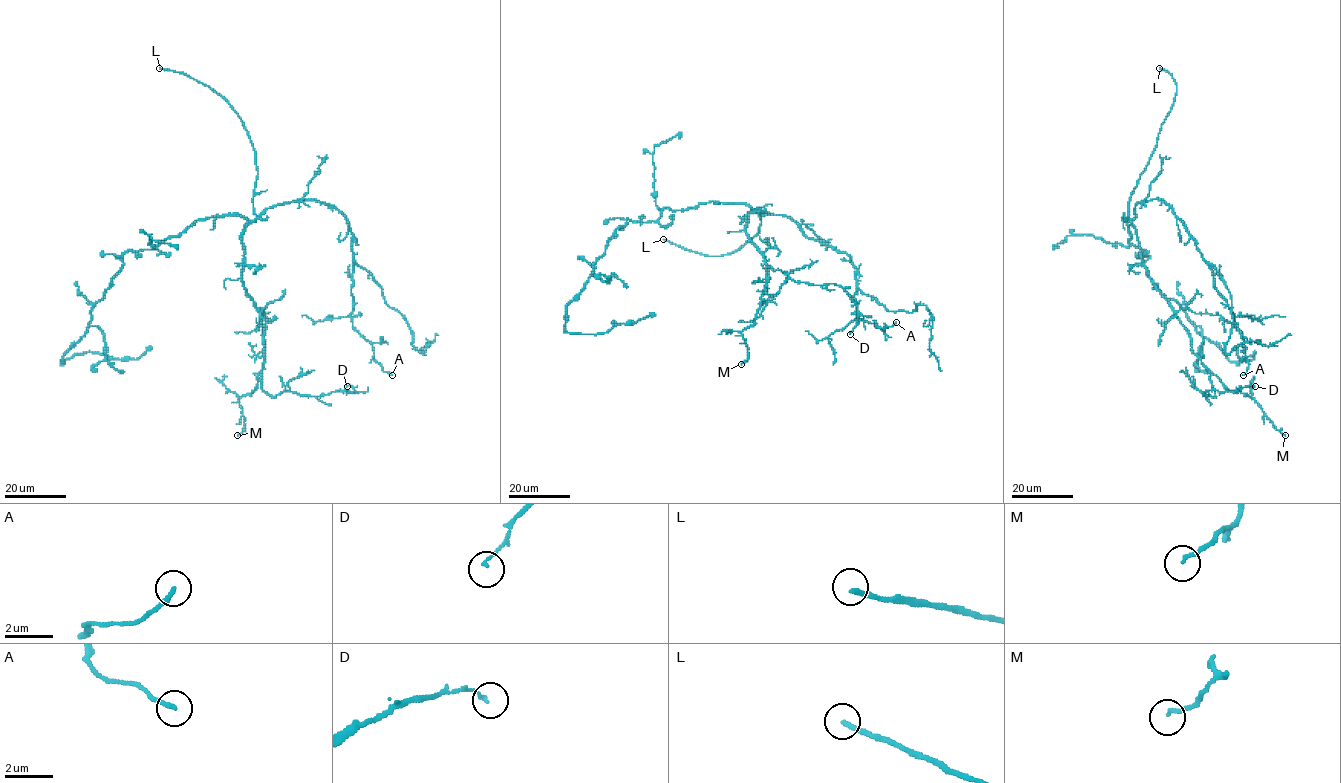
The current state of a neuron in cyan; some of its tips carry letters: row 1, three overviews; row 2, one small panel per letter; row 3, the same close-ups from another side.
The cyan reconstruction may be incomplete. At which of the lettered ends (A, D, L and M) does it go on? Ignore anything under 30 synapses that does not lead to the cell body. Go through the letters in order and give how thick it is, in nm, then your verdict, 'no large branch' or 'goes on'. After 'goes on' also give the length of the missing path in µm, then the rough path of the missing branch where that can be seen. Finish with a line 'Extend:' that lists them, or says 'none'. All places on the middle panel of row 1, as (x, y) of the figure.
A: 170 nm thick; no large branch
D: 100 nm thick; no large branch
L: 190 nm thick; goes on; about 20 µm are missing; missing branch runs (663, 239), (615, 212)
M: 140 nm thick; no large branch
Extend: L

